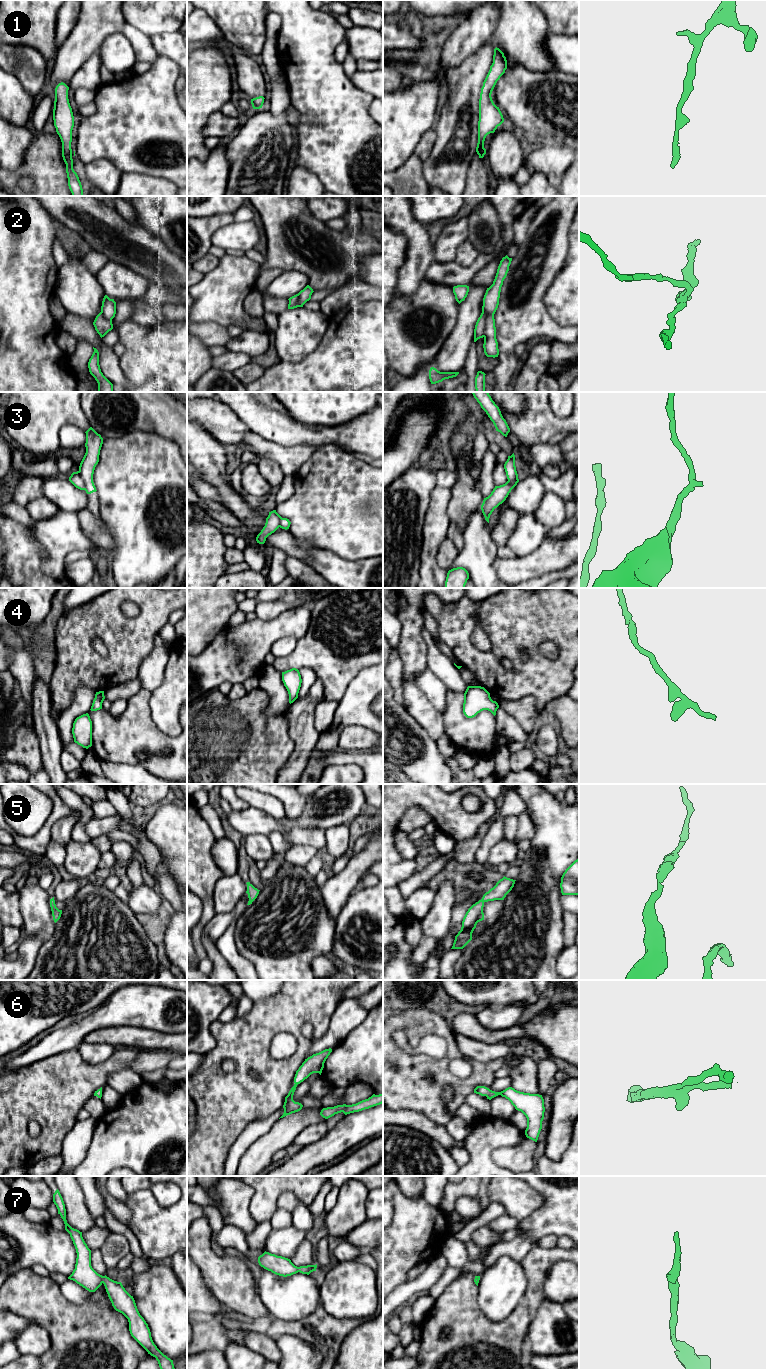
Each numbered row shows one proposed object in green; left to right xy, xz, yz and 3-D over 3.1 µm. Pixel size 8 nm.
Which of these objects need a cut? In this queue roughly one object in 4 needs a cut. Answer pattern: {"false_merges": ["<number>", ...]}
{"false_merges": ["2", "3"]}

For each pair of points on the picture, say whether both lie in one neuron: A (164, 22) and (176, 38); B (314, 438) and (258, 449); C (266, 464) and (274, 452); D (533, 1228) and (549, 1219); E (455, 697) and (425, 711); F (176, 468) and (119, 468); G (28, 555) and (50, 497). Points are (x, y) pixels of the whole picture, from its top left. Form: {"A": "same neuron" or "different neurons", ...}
{"A": "different neurons", "B": "different neurons", "C": "different neurons", "D": "same neuron", "E": "different neurons", "F": "same neuron", "G": "different neurons"}

